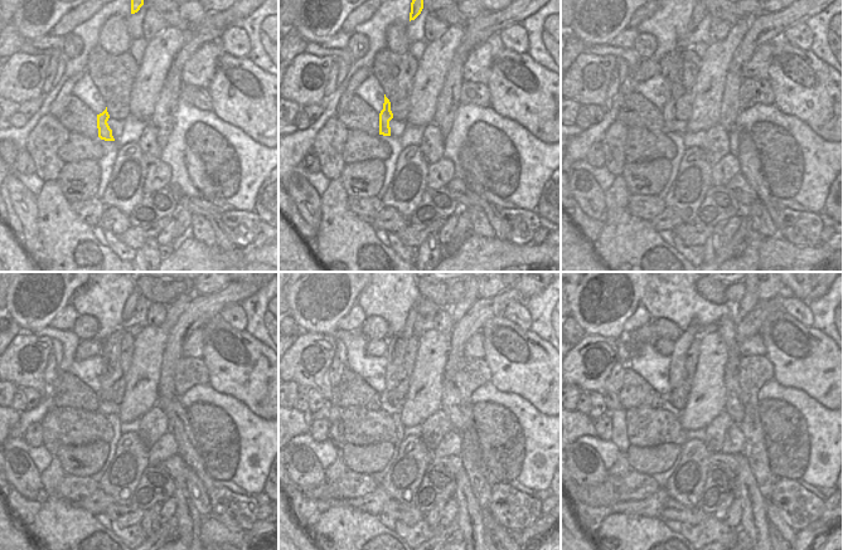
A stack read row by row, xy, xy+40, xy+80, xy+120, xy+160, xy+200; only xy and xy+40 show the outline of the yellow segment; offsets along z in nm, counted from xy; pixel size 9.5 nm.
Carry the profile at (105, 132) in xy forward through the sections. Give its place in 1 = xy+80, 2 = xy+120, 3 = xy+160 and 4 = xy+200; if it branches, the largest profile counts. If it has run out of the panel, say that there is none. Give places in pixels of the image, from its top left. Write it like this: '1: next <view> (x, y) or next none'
1: next xy+80 (677, 87)
2: next xy+120 (111, 369)
3: next xy+160 (395, 368)
4: next xy+200 (677, 374)

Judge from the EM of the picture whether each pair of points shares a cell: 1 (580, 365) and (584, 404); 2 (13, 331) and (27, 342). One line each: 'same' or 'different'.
1: different
2: different

